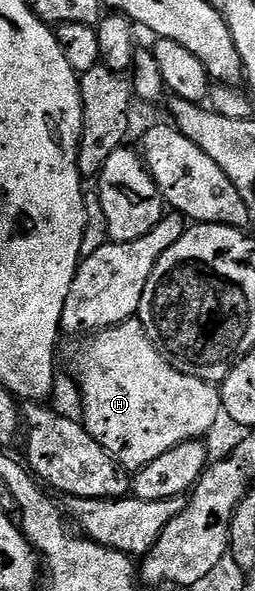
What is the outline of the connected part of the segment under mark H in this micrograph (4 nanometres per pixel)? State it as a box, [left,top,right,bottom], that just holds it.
[78,319,223,468]

